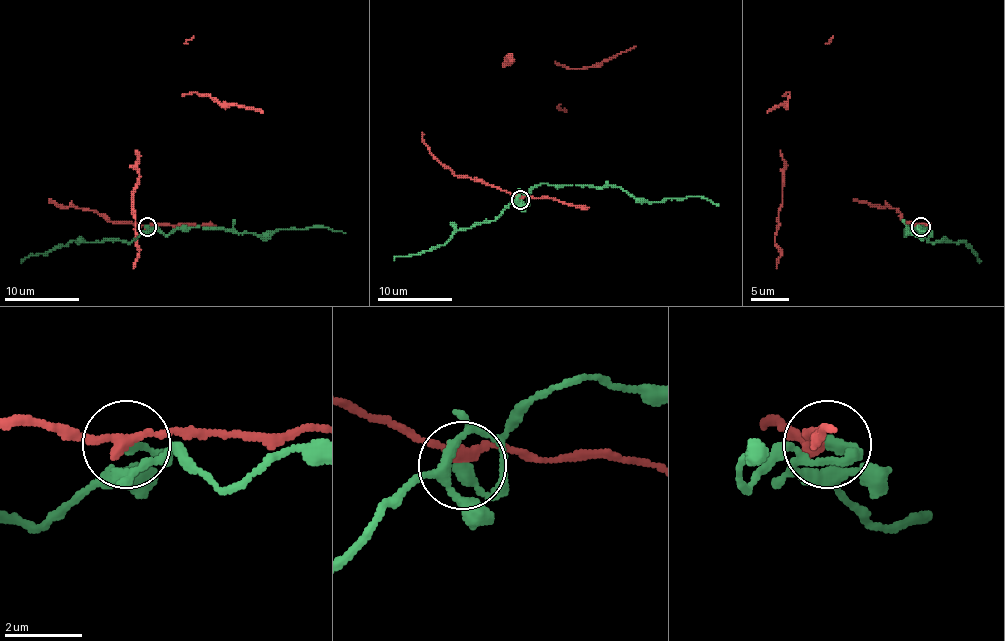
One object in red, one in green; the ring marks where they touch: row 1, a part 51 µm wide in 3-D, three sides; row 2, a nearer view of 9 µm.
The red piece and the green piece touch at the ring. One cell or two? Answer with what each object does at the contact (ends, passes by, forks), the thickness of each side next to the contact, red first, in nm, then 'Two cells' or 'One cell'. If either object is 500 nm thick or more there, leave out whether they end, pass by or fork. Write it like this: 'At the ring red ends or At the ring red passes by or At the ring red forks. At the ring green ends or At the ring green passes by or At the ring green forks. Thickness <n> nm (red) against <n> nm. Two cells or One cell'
At the ring red passes by. At the ring green ends. Thickness 280 nm (red) against 320 nm. Two cells

